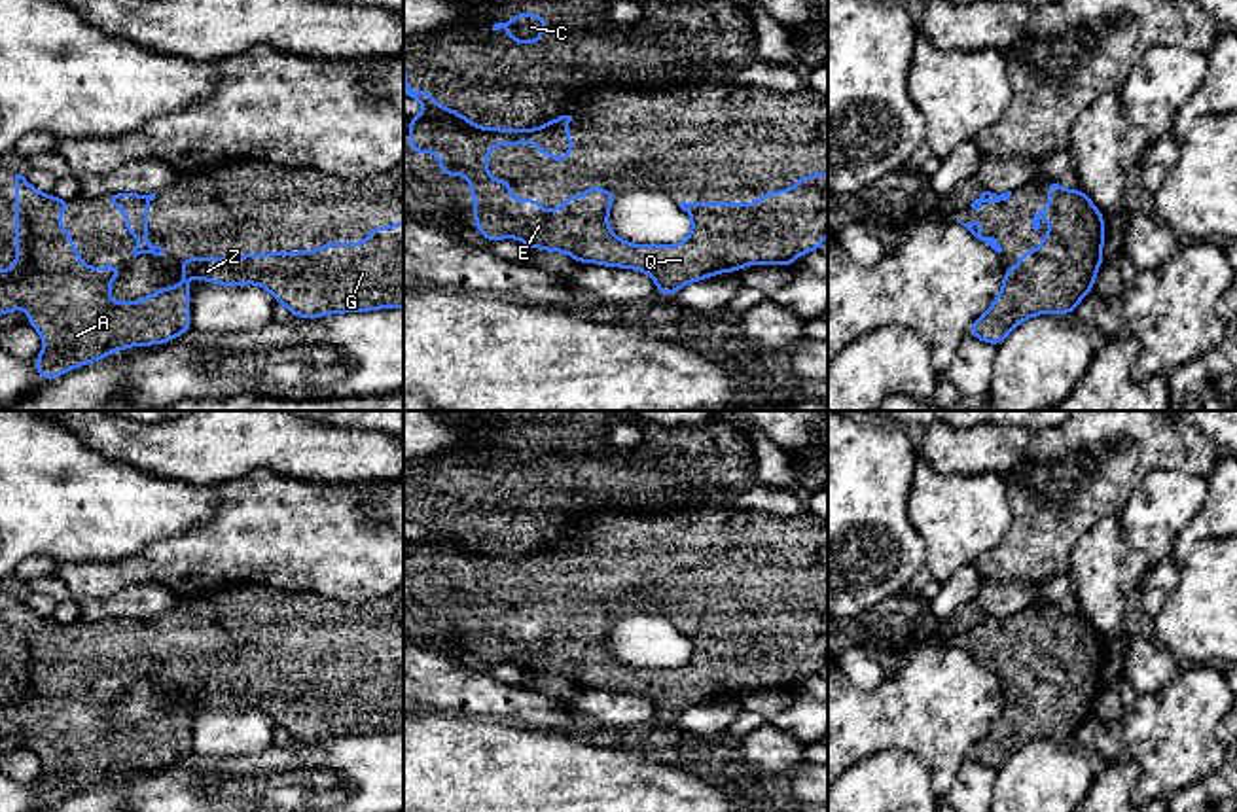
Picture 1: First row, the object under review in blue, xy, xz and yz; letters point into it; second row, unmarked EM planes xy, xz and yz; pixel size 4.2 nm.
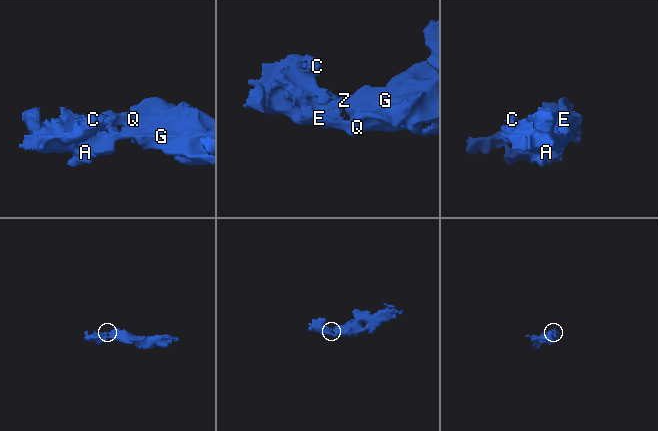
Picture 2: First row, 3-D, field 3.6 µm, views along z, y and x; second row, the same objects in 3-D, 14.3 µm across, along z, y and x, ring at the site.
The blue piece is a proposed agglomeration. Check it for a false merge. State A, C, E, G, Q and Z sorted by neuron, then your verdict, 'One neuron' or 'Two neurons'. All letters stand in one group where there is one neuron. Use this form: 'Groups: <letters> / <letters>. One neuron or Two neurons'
Groups: A C E G Q Z. One neuron

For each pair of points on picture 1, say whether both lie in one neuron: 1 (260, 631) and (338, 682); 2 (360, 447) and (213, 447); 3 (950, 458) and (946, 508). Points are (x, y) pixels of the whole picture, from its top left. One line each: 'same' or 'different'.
1: same
2: same
3: different

